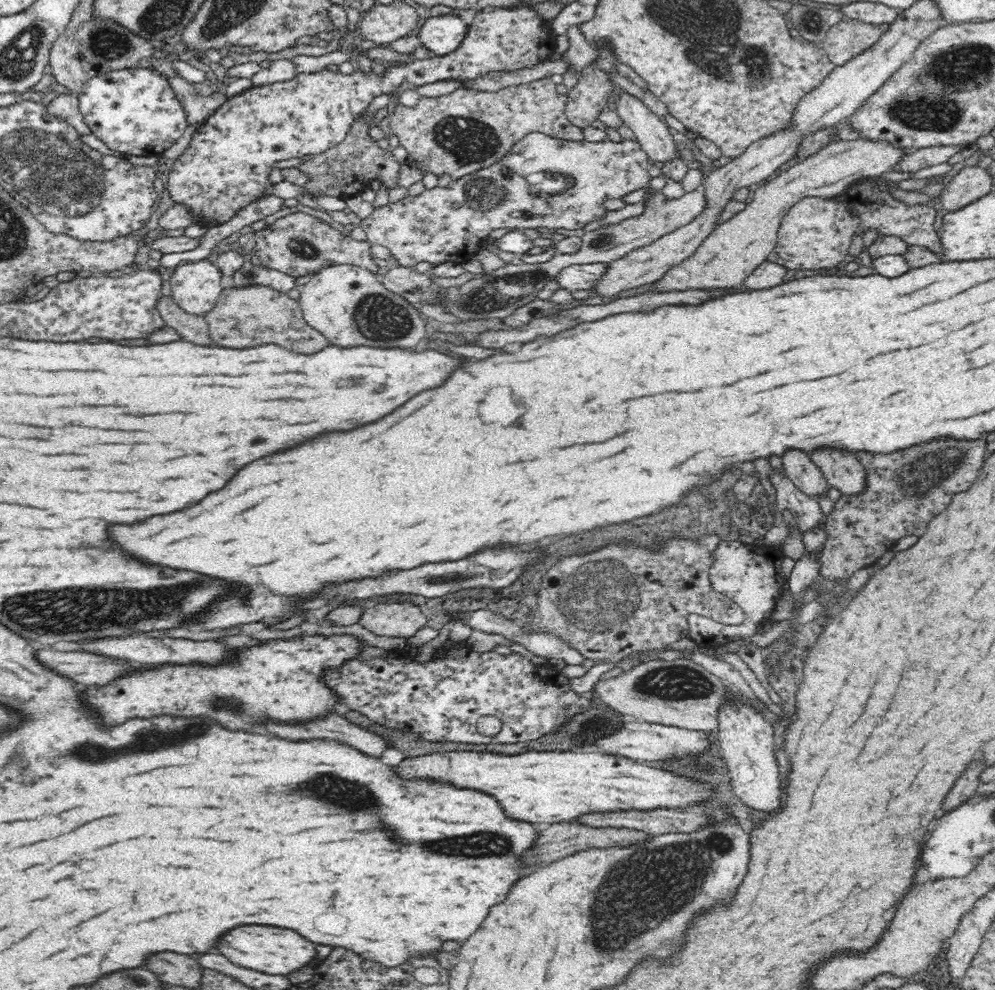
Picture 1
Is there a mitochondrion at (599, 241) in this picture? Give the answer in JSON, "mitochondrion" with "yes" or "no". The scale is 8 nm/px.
{"mitochondrion":"yes"}

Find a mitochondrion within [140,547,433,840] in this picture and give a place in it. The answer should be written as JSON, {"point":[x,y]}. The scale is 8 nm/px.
{"point":[347,589]}

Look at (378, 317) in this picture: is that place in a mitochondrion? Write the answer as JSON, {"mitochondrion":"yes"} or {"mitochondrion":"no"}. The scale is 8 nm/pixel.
{"mitochondrion":"yes"}

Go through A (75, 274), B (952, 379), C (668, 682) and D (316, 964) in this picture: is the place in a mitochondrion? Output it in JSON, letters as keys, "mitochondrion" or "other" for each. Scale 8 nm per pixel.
{"A":"other","B":"other","C":"mitochondrion","D":"other"}

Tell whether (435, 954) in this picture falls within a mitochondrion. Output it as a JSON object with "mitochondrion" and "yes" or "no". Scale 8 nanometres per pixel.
{"mitochondrion":"no"}

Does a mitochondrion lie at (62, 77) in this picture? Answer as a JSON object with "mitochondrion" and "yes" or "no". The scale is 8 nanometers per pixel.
{"mitochondrion":"no"}

